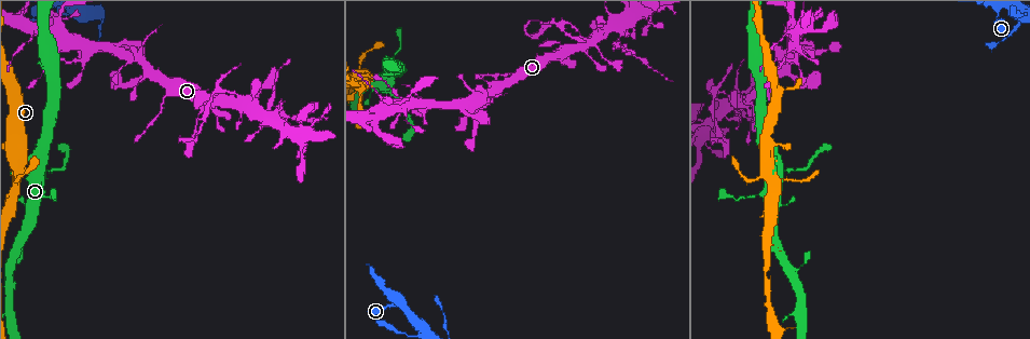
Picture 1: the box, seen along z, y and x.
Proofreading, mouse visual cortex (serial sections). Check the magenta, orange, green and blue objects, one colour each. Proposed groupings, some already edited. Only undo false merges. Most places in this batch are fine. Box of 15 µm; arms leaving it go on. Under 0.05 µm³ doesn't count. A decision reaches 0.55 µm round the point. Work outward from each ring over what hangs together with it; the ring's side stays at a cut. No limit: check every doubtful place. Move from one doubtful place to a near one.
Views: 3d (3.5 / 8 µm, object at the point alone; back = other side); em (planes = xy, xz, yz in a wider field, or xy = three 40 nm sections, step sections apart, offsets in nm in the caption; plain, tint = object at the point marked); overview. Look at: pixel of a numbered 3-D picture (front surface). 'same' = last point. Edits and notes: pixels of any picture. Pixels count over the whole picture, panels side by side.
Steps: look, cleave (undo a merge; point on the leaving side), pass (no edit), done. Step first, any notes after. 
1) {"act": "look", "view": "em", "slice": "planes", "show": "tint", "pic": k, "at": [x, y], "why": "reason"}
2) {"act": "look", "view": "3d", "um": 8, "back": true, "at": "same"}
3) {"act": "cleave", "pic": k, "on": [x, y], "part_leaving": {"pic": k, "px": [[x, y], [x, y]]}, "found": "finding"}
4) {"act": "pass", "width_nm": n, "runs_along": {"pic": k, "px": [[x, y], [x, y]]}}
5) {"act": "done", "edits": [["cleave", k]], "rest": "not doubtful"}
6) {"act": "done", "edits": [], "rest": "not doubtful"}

{"act": "look", "view": "3d", "um": 8, "pic": 1, "at": [615, 45], "why": "a fork"}

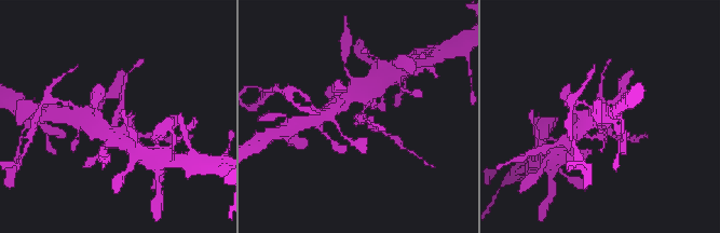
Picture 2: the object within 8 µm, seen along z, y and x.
{"act": "look", "view": "3d", "um": 3.5, "back": true, "pic": 2, "at": [358, 119]}

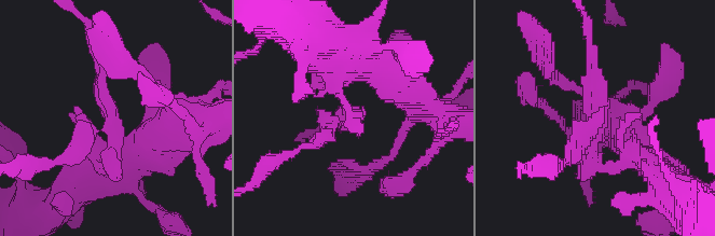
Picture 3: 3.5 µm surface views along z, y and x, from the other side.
{"act": "pass", "runs_along": {"pic": 3, "px": [[339, 80], [355, 119], [305, 146]]}, "found": "one cell here"}

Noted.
{"act": "look", "view": "3d", "um": 3.5, "pic": 1, "at": [580, 33], "why": "thin neck"}

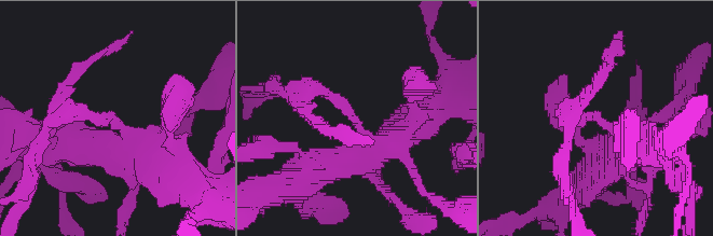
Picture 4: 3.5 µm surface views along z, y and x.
{"act": "look", "view": "em", "slice": "xy", "step": 3, "show": "tint", "pic": 4, "at": [109, 118], "arm_widths_nm": [200, 450], "why": "now the EM"}

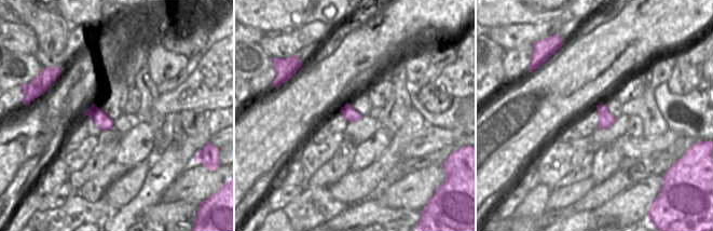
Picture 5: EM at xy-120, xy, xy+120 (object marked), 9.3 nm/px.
{"act": "pass", "runs_along": {"pic": 4, "px": [[360, 157], [290, 92]]}, "found": "all the same cell"}

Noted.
{"act": "look", "view": "3d", "um": 3.5, "pic": 1, "at": [564, 22], "why": "sharp bend"}

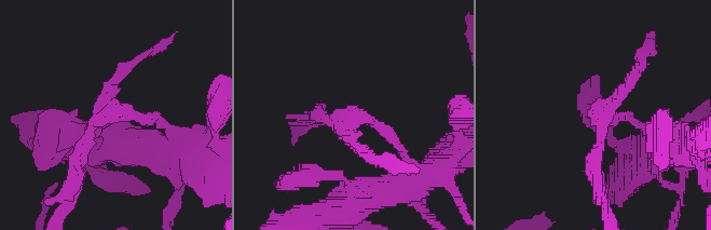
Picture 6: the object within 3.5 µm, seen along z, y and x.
{"act": "look", "view": "em", "slice": "xy", "step": 5, "show": "tint", "pic": 6, "at": [105, 115]}

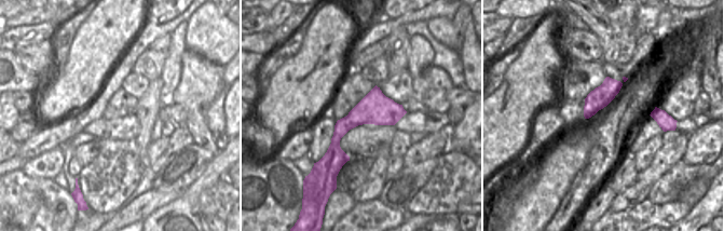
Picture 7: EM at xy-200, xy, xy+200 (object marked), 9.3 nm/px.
{"act": "pass", "runs_along": {"pic": 7, "px": [[399, 107], [357, 116], [328, 159]]}, "found": "continuous, no second cell"}

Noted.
{"act": "look", "view": "3d", "um": 3.5, "pic": 1, "at": [792, 13], "why": "narrows sharply"}

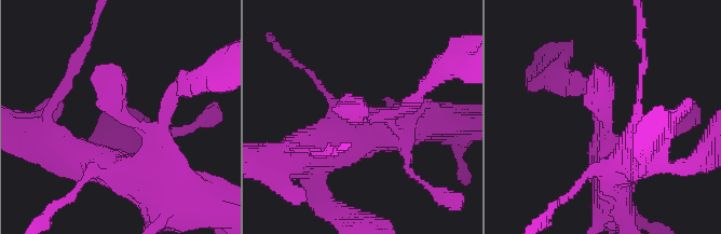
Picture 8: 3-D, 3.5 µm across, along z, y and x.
{"act": "look", "view": "em", "slice": "xy", "step": 1, "show": "tint", "pic": 8, "at": [370, 117], "arms": 3, "arm_widths_nm": [150, 250, 450]}

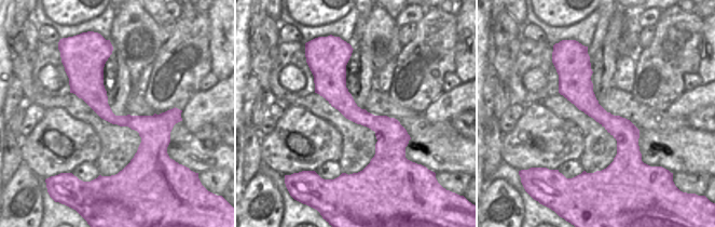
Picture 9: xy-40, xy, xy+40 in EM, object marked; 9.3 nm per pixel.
{"act": "pass", "runs_along": {"pic": 8, "px": [[155, 178], [149, 132], [93, 76]]}, "found": "one cell here"}

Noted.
{"act": "done", "edits": [], "rest": "not doubtful"}

